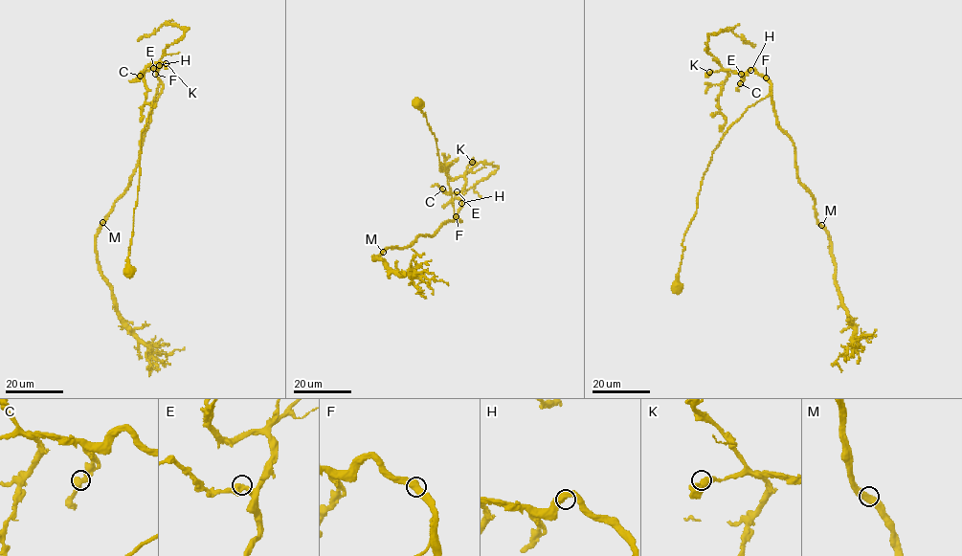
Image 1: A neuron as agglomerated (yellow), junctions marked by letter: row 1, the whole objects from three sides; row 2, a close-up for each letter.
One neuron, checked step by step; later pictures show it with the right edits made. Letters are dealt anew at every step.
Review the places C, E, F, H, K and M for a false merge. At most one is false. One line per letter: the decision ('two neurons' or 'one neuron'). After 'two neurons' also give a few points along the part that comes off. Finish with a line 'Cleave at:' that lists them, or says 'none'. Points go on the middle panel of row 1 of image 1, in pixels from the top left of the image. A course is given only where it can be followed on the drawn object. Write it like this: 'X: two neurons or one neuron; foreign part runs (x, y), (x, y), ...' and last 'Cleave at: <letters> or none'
C: one neuron
E: one neuron
F: one neuron
H: one neuron
K: one neuron
M: one neuron
Cleave at: none

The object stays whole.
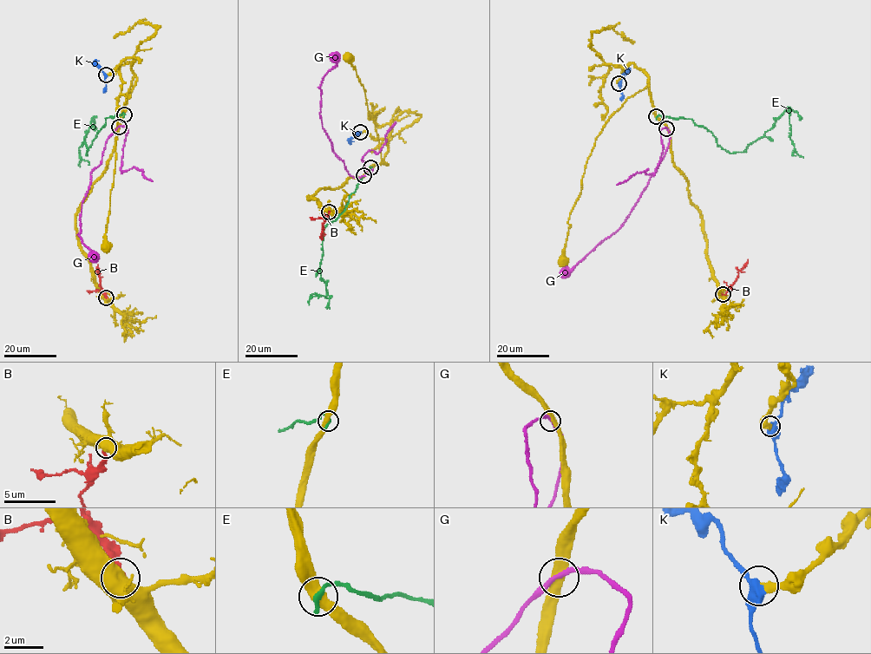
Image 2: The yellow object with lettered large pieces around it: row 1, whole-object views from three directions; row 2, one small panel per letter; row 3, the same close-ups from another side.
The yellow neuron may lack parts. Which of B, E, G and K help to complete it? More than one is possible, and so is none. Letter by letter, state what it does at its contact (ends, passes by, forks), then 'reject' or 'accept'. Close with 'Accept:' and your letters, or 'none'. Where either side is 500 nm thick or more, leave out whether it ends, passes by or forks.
B: reject
E: it ends; reject
G: it passes by; reject
K: it passes by; accept
Accept: K

